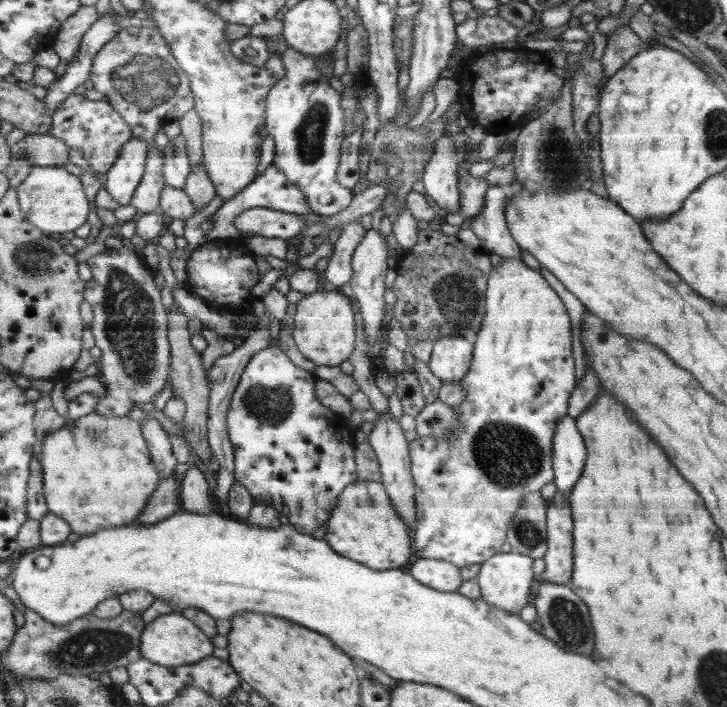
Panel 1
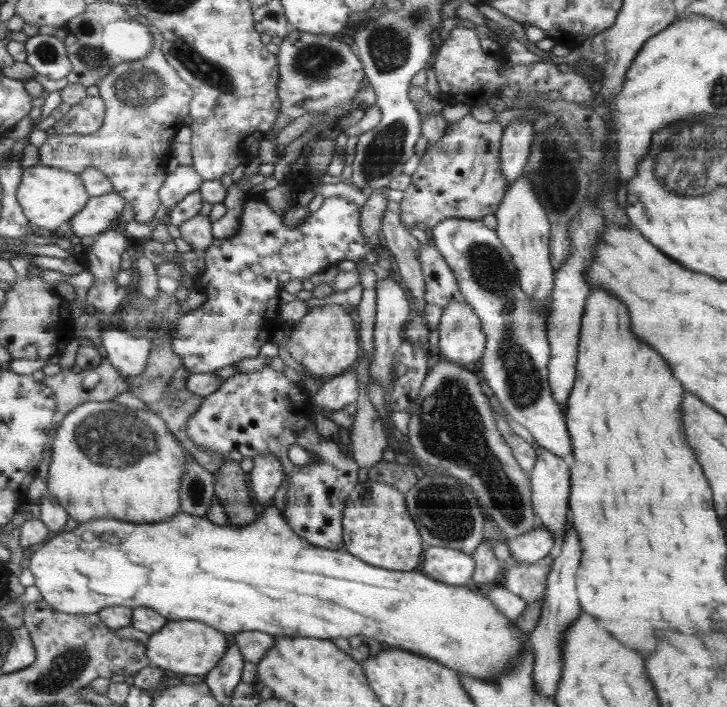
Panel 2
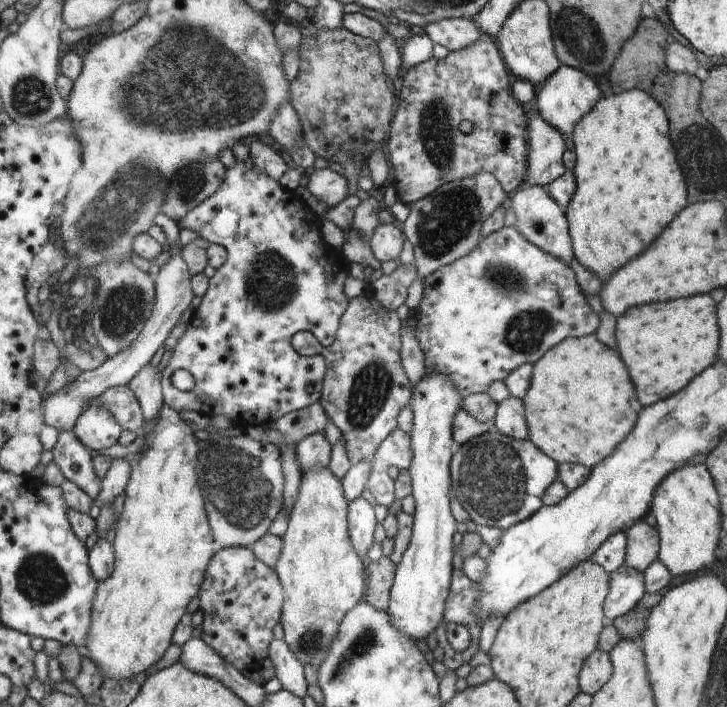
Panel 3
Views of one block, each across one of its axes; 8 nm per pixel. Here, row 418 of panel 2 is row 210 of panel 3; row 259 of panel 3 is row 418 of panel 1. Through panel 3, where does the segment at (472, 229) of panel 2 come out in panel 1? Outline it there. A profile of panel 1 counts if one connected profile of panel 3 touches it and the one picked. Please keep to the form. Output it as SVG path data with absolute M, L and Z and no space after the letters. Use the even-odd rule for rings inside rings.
M569 414L558 419L557 432L553 438L553 470L556 472L553 482L560 492L570 493L584 468L584 460L588 460L588 448L585 438L577 428L577 422Z

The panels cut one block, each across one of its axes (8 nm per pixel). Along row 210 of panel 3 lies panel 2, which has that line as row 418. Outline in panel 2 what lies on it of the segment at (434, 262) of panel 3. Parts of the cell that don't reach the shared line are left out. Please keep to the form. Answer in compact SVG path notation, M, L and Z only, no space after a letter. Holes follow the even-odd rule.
M435 355L434 361L429 367L429 371L425 374L422 386L418 396L409 404L408 411L410 413L410 421L408 423L407 441L412 445L411 450L414 453L414 461L416 465L420 463L426 463L430 466L434 466L438 472L446 473L450 476L460 479L471 487L472 492L475 492L479 506L484 510L484 513L494 522L496 526L503 532L508 540L521 537L523 534L528 533L534 529L534 511L532 503L532 482L530 480L530 474L525 470L522 470L520 464L517 463L516 456L513 454L512 447L507 443L501 434L501 431L497 428L496 416L492 416L492 408L488 404L488 398L480 392L480 386L478 386L478 378L476 374L468 372L468 366L456 364L450 362L441 355Z

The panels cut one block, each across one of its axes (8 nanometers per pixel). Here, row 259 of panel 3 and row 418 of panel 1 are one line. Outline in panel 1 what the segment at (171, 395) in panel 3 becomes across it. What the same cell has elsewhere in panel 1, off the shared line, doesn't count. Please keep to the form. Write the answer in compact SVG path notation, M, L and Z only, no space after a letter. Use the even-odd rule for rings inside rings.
M272 345L258 351L246 365L240 384L233 392L226 427L234 445L234 480L244 485L252 500L266 503L280 511L289 520L294 530L302 534L312 532L324 524L330 512L337 506L342 490L358 480L357 464L354 464L354 448L350 440L342 440L342 428L336 428L338 416L322 406L314 394L312 372L298 368L280 346Z

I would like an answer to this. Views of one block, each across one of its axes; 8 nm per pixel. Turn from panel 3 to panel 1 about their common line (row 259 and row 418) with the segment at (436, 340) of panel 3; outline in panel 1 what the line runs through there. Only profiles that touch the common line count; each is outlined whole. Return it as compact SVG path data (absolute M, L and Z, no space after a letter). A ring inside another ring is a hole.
M521 258L502 259L502 262L492 270L486 292L485 317L482 328L477 332L477 340L473 344L473 362L469 372L459 382L466 391L464 402L454 407L454 415L460 424L454 428L454 436L450 440L438 442L434 436L417 438L410 444L414 450L414 482L418 482L418 526L414 526L414 554L416 558L442 559L459 567L470 564L482 564L493 557L506 538L506 526L514 518L514 513L522 505L522 499L532 492L541 490L544 484L554 480L556 472L553 470L553 438L557 432L558 419L569 414L569 400L576 386L576 368L572 358L572 342L570 342L570 324L568 312L560 300L560 296L548 286L548 282L540 276L540 272L526 265Z

